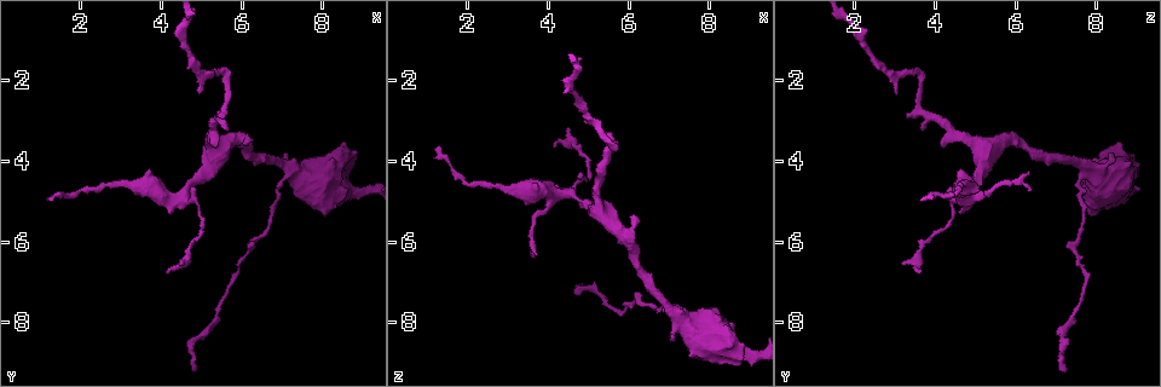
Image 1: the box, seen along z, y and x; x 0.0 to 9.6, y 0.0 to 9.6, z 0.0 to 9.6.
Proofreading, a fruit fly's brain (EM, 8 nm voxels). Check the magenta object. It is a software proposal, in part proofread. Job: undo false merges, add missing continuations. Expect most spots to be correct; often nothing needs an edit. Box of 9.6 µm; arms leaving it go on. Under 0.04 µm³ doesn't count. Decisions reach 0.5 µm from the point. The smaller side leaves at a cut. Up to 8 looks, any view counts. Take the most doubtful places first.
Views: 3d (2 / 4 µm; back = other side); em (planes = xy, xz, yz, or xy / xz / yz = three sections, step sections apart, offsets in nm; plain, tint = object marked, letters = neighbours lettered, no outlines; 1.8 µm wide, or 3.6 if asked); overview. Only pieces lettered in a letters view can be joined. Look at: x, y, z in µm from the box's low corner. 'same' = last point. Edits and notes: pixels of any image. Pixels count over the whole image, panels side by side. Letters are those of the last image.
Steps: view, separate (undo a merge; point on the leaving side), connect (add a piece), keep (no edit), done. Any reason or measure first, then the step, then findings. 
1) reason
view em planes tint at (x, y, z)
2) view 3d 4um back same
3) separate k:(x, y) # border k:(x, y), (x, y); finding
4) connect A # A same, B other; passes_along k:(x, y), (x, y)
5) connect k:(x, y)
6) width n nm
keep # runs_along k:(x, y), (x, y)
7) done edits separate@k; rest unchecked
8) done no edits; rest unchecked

branch stops here
view 3d 4um at (4.20, 6.85, 3.60)

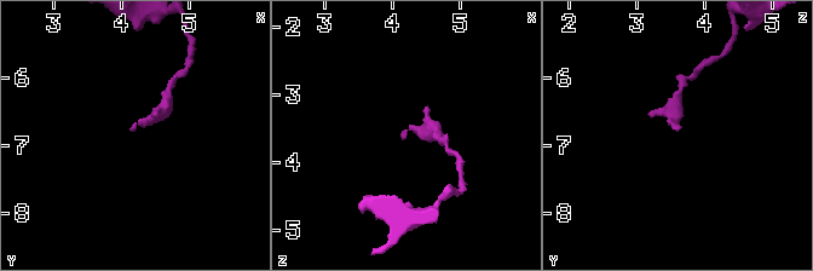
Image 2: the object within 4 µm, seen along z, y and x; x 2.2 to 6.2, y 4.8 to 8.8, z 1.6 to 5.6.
view em 3.6um planes plain at (4.15, 6.80, 3.60)

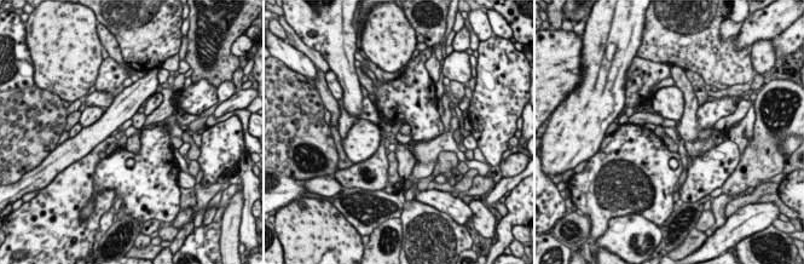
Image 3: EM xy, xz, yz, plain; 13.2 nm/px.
see the neighbours
view em 3.6um planes letters same

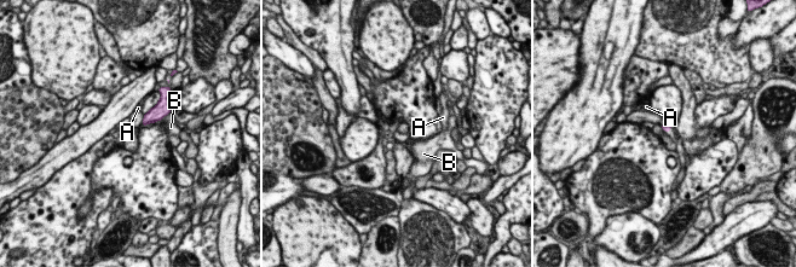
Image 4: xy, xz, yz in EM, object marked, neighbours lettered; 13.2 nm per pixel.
longest_contact B 170 nm
keep # A other, B other; border 4:(144, 114), (140, 125); no lettered piece goes on from it

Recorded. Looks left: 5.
calibre changes
view 3d 2um at (4.55, 4.75, 4.80)

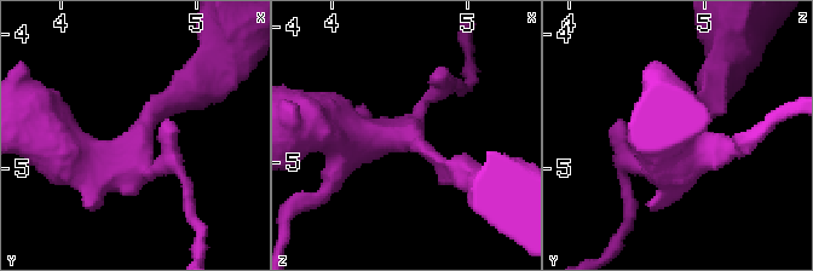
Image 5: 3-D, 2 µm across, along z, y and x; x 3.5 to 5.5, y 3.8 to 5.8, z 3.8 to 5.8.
view em planes plain at (4.52, 4.76, 4.80)

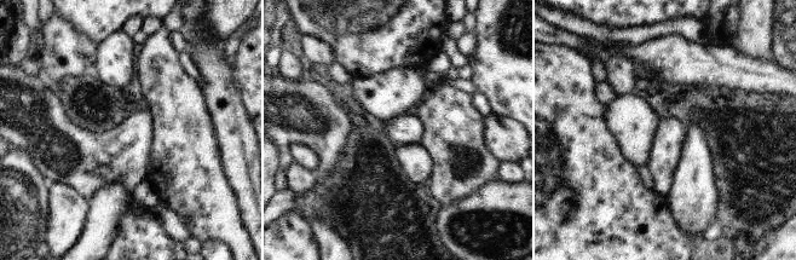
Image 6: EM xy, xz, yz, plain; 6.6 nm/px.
view em planes letters same

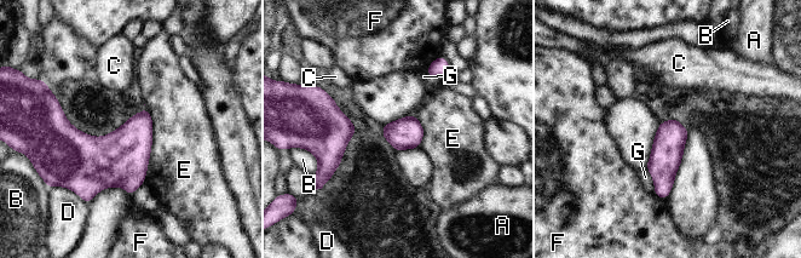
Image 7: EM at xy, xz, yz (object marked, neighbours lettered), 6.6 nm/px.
longest_contact E 500 nm
keep # A other, B other, C other, D other, E other, F other, G other; one cell here

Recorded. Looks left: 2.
done no edits; rest unchecked

